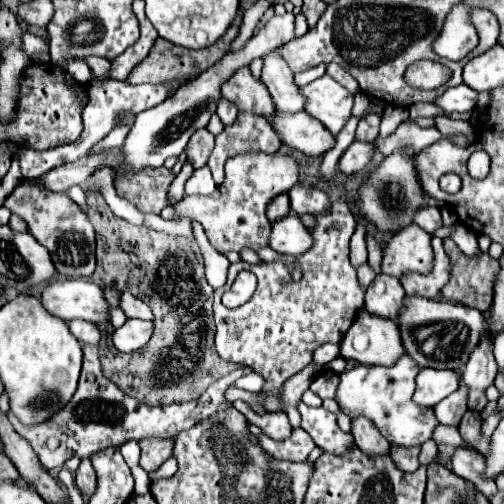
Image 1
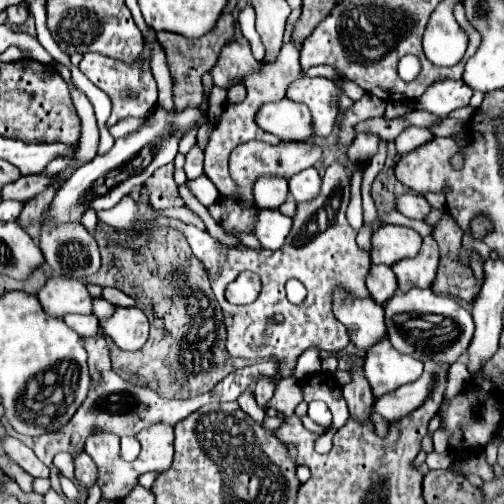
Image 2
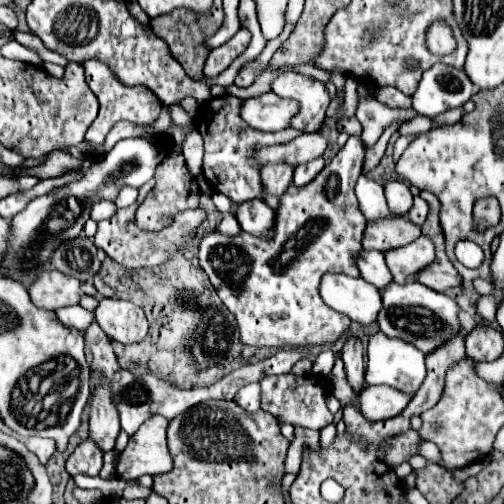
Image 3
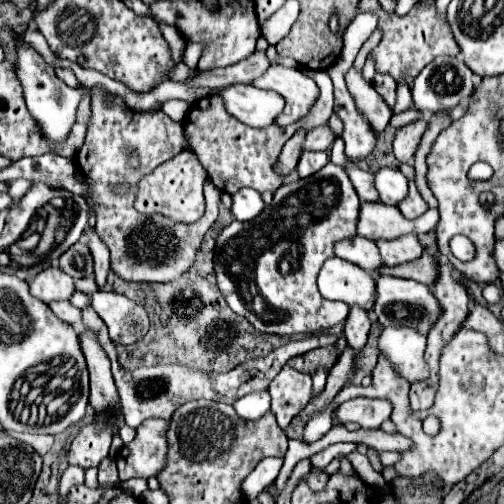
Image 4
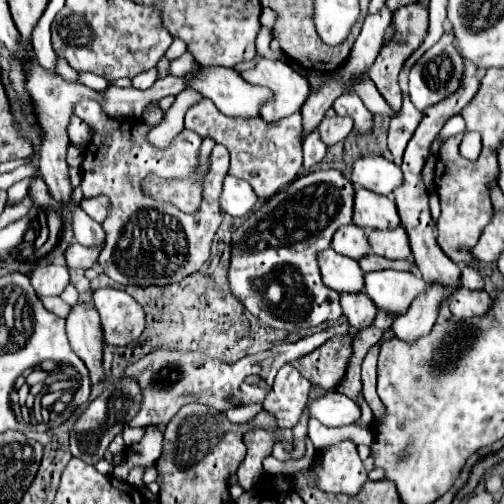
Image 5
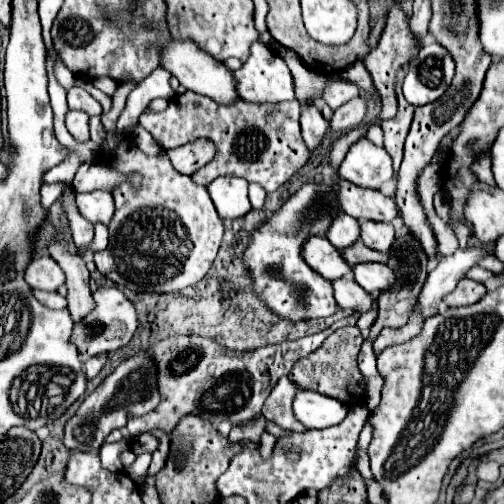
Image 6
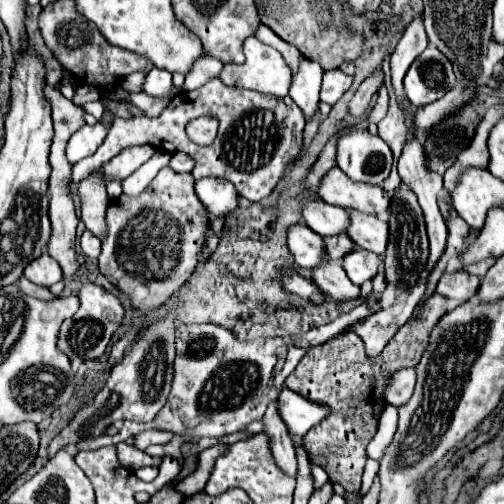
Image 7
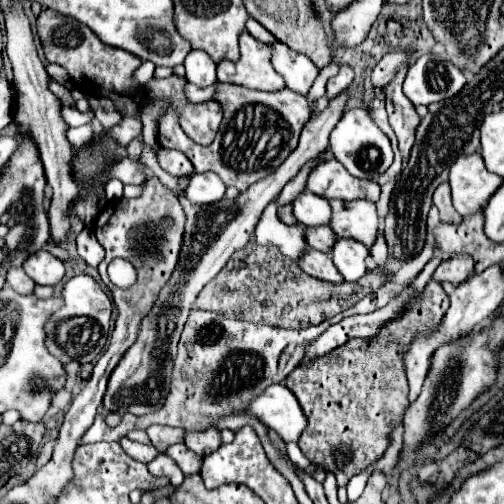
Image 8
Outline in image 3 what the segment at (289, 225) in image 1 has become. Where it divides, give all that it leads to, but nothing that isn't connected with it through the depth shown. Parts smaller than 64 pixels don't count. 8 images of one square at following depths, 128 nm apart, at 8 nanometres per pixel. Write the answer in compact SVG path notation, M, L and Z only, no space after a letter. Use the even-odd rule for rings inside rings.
M260 198L240 204L236 218L238 218L242 230L256 238L266 238L266 236L272 238L274 236L276 212Z

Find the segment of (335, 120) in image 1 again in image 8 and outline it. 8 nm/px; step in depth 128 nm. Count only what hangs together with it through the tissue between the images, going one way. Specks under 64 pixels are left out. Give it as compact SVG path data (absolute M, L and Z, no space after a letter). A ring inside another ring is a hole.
M248 32L240 36L240 60L218 62L218 82L240 84L252 90L282 90L284 78L272 66L272 48Z

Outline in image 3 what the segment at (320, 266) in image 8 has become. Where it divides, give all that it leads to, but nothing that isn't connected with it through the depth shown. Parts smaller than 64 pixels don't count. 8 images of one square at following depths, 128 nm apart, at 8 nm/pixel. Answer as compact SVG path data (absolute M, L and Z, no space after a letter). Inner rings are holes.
M348 338L348 342L342 348L342 362L348 376L348 384L358 394L366 388L364 380L364 358L362 358L362 342L358 338Z

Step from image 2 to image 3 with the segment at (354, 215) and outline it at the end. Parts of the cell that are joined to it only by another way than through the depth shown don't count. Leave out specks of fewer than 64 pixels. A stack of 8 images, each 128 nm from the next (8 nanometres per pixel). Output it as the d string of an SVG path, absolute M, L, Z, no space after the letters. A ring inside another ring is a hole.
M386 128L384 130L384 134L380 136L380 140L372 146L372 148L368 148L366 150L366 156L364 156L364 168L362 168L362 174L368 174L368 172L372 172L378 164L380 164L380 160L382 160L382 156L384 156L384 152L386 152L386 146L388 146L388 140L390 140L390 136L396 132L396 128Z

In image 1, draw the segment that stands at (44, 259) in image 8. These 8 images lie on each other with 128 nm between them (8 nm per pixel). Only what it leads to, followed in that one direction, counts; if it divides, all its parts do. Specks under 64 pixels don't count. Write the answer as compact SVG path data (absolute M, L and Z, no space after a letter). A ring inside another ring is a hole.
M54 280L42 292L42 306L64 322L88 320L92 324L104 324L110 320L110 306L104 298L104 290L90 280Z

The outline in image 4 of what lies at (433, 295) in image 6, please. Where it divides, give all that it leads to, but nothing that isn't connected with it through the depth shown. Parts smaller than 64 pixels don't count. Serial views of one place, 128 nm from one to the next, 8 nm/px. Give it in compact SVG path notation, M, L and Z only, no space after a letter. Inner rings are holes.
M384 328L378 336L378 354L410 384L422 382L430 374L424 362L424 348L426 336L412 332L412 328Z

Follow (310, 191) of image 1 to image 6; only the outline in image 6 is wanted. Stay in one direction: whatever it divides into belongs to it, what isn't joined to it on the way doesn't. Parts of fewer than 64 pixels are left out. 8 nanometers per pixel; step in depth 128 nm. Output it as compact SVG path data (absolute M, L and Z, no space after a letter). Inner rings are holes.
M308 104L308 106L302 106L300 124L302 124L304 144L310 152L314 152L320 146L326 130L328 130L328 122L324 120L324 116L320 114L320 110L314 104Z

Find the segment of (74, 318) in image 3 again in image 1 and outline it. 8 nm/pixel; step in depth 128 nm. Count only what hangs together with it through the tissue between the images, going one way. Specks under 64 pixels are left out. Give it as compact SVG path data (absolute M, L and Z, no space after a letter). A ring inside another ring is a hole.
M72 320L70 332L76 336L76 340L84 342L84 344L98 344L100 342L100 332L96 324L88 324L84 320Z

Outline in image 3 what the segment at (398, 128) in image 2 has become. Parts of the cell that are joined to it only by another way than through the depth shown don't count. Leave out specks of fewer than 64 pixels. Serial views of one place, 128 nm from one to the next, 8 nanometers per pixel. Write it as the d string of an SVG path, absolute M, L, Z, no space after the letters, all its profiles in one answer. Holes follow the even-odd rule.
M355 116L352 118L339 120L337 123L337 129L340 132L346 132L349 135L359 136L362 132L362 126Z

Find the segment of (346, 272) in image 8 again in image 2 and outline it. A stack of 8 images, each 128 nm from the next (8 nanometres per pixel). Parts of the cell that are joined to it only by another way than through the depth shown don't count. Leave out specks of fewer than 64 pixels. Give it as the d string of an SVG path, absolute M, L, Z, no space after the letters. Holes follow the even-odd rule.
M412 288L408 292L396 292L392 300L384 306L386 310L386 326L388 326L388 340L396 350L402 354L408 354L426 366L452 366L460 354L468 348L472 334L474 334L474 322L470 310L460 306L450 296L434 294L430 288ZM428 316L440 316L446 324L432 324Z

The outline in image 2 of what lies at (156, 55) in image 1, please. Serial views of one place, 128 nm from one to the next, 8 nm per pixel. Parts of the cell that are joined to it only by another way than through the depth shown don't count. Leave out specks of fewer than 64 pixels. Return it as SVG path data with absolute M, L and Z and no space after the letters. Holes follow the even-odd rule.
M224 12L216 24L216 30L208 32L208 36L202 36L200 40L184 40L184 36L176 36L172 32L160 32L158 34L158 42L160 46L164 48L166 52L166 62L168 62L168 68L170 68L170 74L172 74L172 88L174 88L174 108L180 110L180 108L186 108L186 106L200 106L202 102L202 74L208 72L216 60L218 60L218 54L220 50L230 44L234 38L234 18Z

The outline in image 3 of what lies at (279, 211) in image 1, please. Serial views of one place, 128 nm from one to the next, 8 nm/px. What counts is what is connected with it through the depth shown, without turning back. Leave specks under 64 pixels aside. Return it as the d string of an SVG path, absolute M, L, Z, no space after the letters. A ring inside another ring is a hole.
M268 164L260 170L260 180L262 180L262 200L266 196L282 196L290 182L292 182L292 172L294 168L288 168L288 164Z

